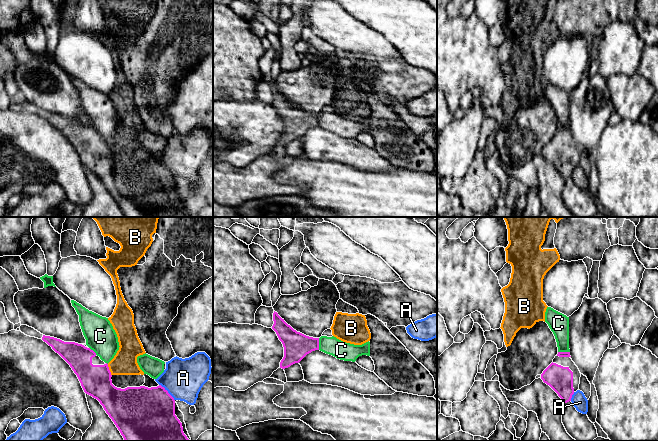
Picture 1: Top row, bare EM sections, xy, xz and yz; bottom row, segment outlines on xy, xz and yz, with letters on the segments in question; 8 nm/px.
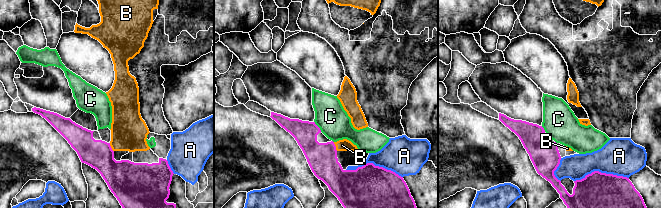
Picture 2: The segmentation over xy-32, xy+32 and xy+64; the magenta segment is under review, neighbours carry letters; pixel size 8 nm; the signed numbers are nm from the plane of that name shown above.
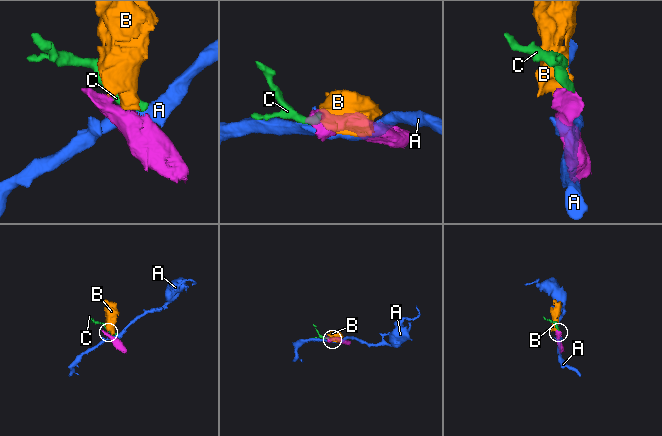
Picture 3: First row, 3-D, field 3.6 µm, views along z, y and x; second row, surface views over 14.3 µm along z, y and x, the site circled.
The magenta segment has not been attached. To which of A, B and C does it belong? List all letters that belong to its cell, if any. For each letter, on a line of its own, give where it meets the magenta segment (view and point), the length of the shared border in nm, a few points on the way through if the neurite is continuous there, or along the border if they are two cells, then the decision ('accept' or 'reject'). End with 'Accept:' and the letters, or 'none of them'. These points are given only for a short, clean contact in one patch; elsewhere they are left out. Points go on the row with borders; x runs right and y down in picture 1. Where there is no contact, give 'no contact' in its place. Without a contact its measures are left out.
A: xy (167, 392) | 180 nm | reject
B: xy (109, 370) | 100 nm | accept
C: xz (318, 344) | 100 nm | along xz (318, 338), (319, 349) | reject
Accept: B

